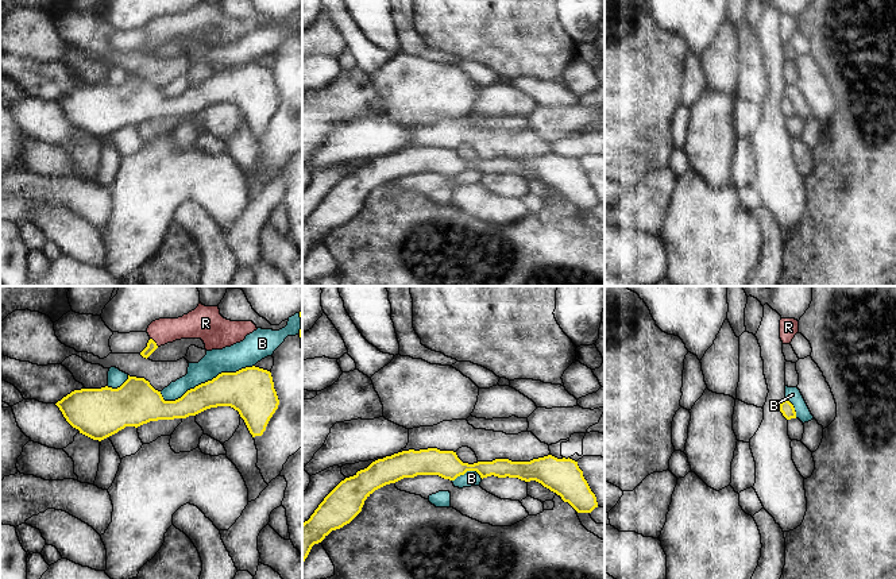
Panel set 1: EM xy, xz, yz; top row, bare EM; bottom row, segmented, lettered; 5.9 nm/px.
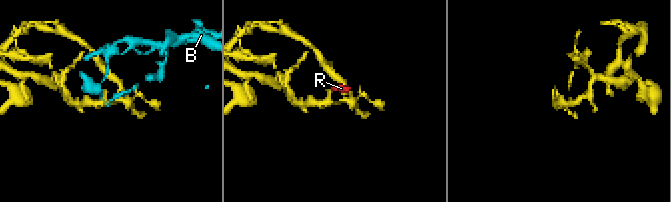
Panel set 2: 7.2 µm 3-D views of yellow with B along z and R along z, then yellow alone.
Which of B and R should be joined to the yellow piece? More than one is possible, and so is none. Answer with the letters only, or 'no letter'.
R

